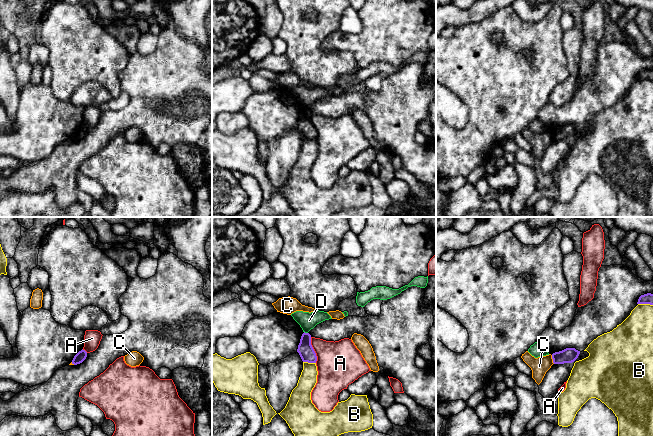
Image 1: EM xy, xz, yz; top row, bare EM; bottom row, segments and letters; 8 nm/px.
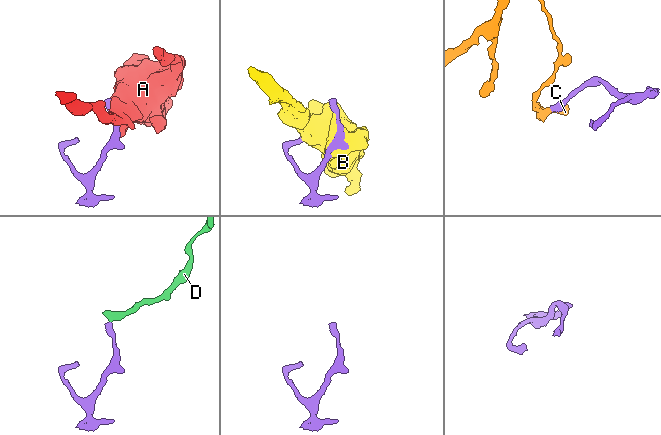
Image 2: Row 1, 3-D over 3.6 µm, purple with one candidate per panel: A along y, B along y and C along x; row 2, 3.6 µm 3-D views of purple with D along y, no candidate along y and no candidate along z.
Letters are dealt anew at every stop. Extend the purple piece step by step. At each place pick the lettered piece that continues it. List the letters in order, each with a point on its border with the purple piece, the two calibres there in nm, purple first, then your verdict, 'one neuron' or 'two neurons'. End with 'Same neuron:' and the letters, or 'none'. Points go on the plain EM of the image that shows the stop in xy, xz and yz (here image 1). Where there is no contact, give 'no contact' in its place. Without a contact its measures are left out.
A: contact xz (313, 126); calibres 120 and 360 nm; two neurons
B: contact xz (309, 138); calibres 120 and 140 nm; two neurons
C: contact yz (552, 134); calibres 120 and 140 nm; two neurons
D: contact xz (306, 109); calibres 120 and 140 nm; two neurons
Same neuron: none

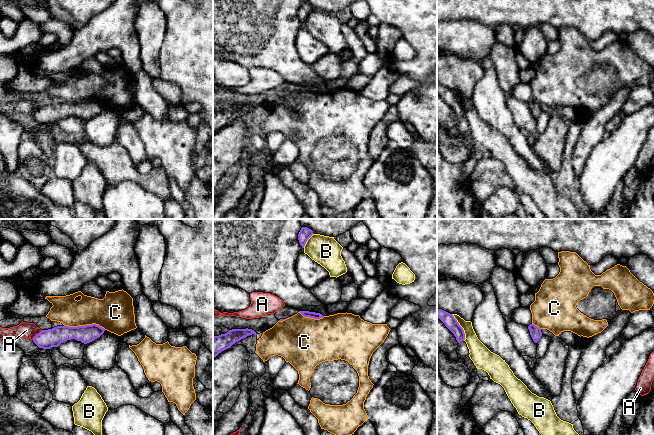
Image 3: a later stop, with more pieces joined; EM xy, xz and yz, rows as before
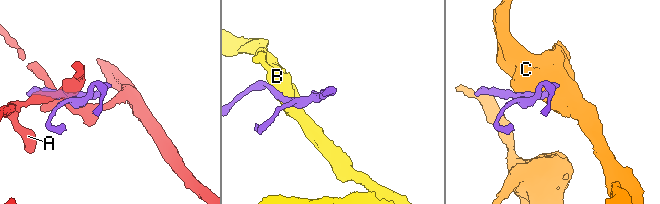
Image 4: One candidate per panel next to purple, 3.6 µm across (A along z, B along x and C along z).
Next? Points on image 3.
A: contact xy (37, 110); calibres 160 and 130 nm; two neurons
B: contact yz (461, 103); calibres 100 and 150 nm; two neurons
C: contact xy (86, 101); calibres 140 and 300 nm; two neurons
Same neuron: none

